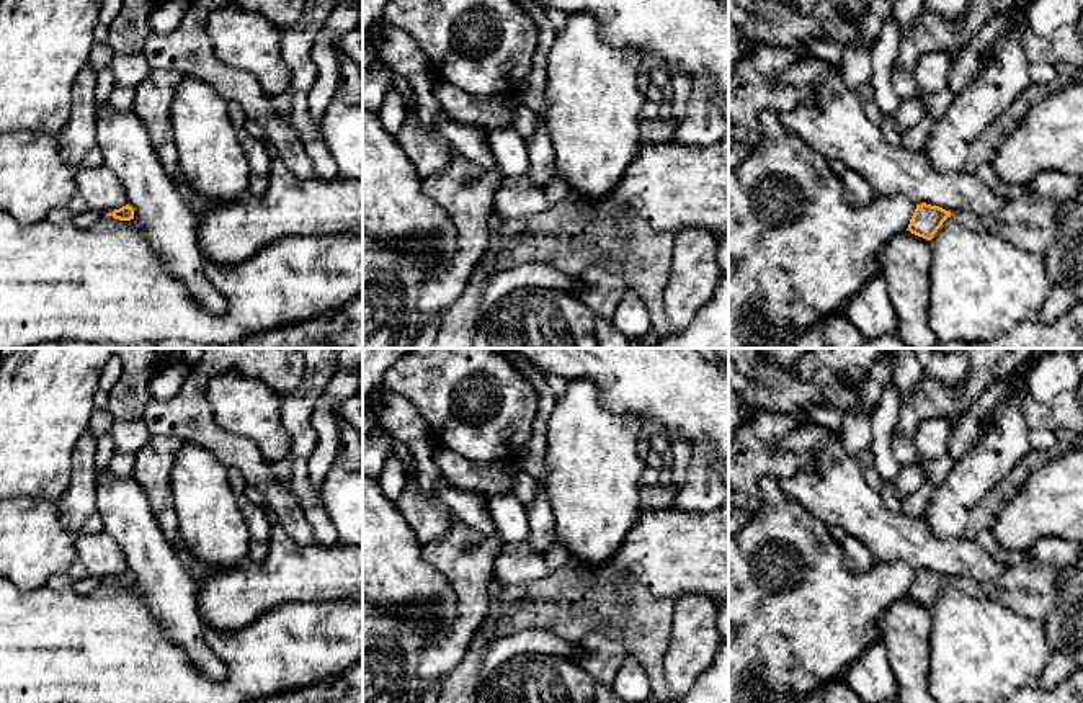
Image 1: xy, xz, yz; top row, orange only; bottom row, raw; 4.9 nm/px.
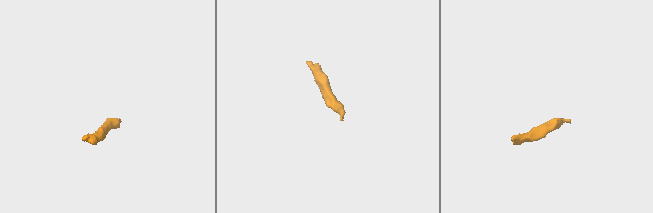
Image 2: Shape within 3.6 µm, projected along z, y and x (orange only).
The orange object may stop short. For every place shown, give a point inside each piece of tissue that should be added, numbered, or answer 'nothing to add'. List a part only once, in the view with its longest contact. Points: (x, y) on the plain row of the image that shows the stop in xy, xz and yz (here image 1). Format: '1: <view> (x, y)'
1: yz (1029, 589)

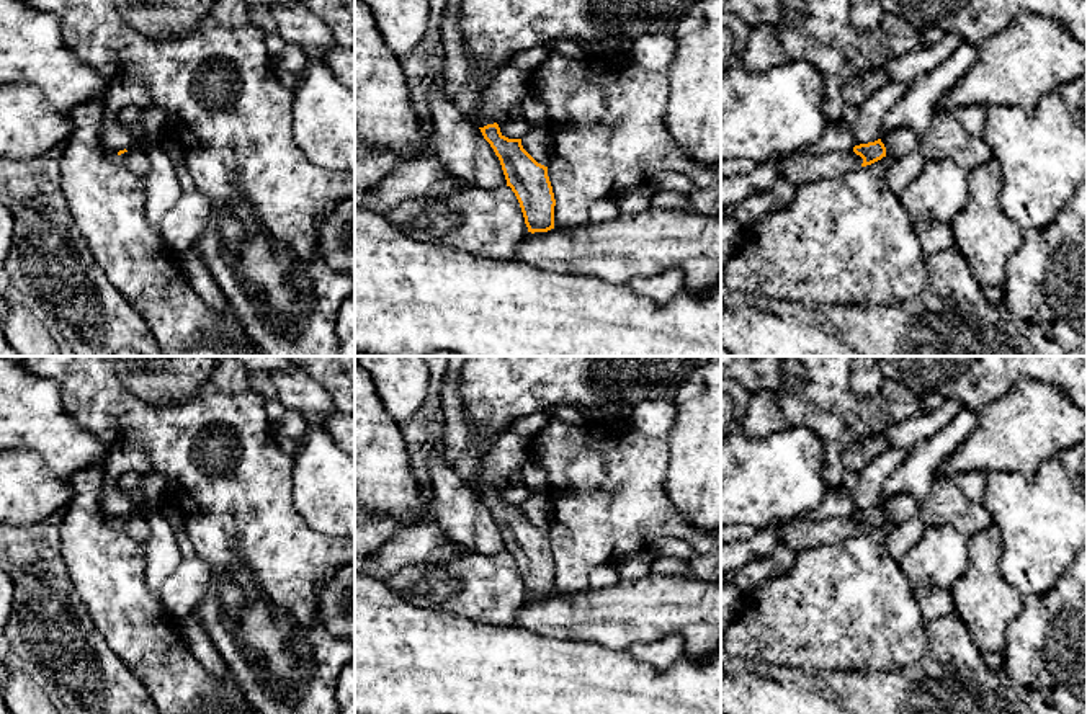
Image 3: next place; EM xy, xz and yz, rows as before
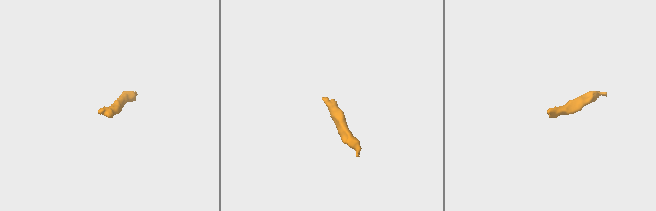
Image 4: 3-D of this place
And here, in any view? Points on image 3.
1: yz (798, 533)

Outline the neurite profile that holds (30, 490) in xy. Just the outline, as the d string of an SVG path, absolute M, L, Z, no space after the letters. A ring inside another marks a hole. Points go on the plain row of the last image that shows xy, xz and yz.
M33 449L0 451L0 523L29 526L65 508L72 487Z

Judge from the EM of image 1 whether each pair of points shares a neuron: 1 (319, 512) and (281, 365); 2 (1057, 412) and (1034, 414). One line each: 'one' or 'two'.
1: two
2: one

